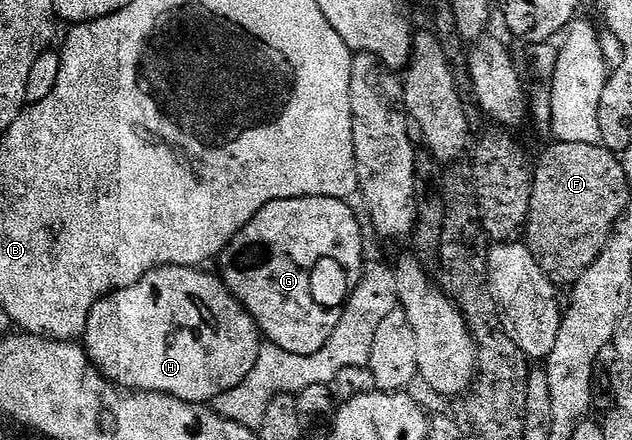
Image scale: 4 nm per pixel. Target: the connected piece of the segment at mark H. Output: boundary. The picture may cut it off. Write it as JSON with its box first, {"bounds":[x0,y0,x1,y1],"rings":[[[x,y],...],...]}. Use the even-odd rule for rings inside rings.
{"bounds":[85,265,261,403],"rings":[[[164,265],[164,266],[162,266],[162,267],[160,267],[160,268],[158,268],[158,269],[151,269],[151,270],[149,270],[149,271],[148,271],[148,273],[147,273],[147,275],[146,275],[146,276],[145,276],[145,277],[143,277],[143,278],[142,278],[142,279],[141,279],[141,280],[140,280],[140,281],[134,281],[134,283],[132,283],[132,285],[130,285],[130,286],[129,286],[129,287],[125,287],[125,288],[124,288],[124,289],[116,289],[116,290],[115,290],[115,292],[113,292],[113,293],[109,293],[109,294],[107,294],[107,296],[106,296],[106,297],[102,297],[102,298],[101,298],[101,299],[100,299],[100,300],[99,300],[99,301],[98,301],[98,303],[97,303],[97,304],[96,304],[96,305],[95,305],[95,306],[94,306],[94,307],[92,307],[92,309],[91,309],[91,313],[90,313],[90,315],[88,315],[88,316],[87,316],[87,331],[86,331],[86,334],[85,334],[85,348],[86,348],[86,351],[87,351],[87,355],[88,355],[88,358],[89,358],[89,360],[90,360],[90,362],[91,362],[91,364],[92,364],[92,366],[94,366],[94,368],[95,368],[95,369],[96,369],[96,370],[98,370],[98,372],[99,372],[99,373],[100,373],[100,374],[102,374],[102,376],[103,376],[103,377],[104,377],[104,378],[106,378],[106,380],[107,380],[107,381],[108,381],[108,382],[110,382],[110,384],[111,384],[111,381],[112,381],[112,383],[113,383],[113,384],[115,384],[115,385],[112,385],[112,386],[115,386],[115,387],[122,387],[122,388],[123,388],[123,389],[124,389],[124,390],[127,390],[127,391],[142,391],[142,392],[145,392],[145,393],[163,393],[163,394],[166,394],[166,395],[167,395],[167,396],[169,396],[169,397],[176,397],[176,399],[178,399],[178,400],[179,400],[179,401],[190,401],[190,402],[192,402],[192,403],[207,403],[207,402],[210,402],[210,400],[209,400],[209,399],[210,399],[210,397],[215,397],[215,396],[217,396],[217,395],[218,395],[218,393],[227,393],[227,392],[229,392],[229,391],[230,391],[230,389],[231,389],[231,392],[232,392],[232,391],[235,391],[235,390],[238,390],[238,387],[239,387],[239,384],[240,384],[240,383],[242,383],[242,381],[244,381],[244,380],[245,380],[245,379],[246,379],[246,377],[247,377],[247,376],[248,376],[248,375],[249,375],[249,371],[253,371],[253,367],[254,367],[254,366],[255,366],[255,360],[256,360],[256,359],[257,359],[257,355],[258,355],[258,354],[259,354],[259,346],[260,346],[260,344],[261,344],[261,334],[260,334],[260,332],[259,332],[259,328],[258,328],[258,327],[256,327],[256,326],[255,326],[255,321],[254,321],[254,320],[253,320],[253,319],[252,319],[252,318],[251,318],[251,316],[249,316],[249,314],[248,314],[248,313],[246,313],[246,311],[244,311],[244,309],[243,309],[243,306],[242,306],[242,305],[240,305],[240,304],[239,304],[239,302],[238,302],[238,301],[237,301],[237,300],[236,300],[236,298],[235,298],[235,297],[234,297],[234,296],[232,296],[232,294],[231,294],[231,292],[229,292],[229,290],[227,290],[227,286],[226,286],[226,285],[224,285],[224,284],[223,284],[223,282],[222,282],[222,280],[220,280],[220,278],[219,278],[219,277],[218,277],[218,276],[216,276],[216,274],[215,274],[215,273],[214,273],[214,272],[212,272],[212,273],[213,273],[213,274],[211,274],[211,273],[202,273],[202,271],[201,271],[201,270],[202,270],[202,268],[199,268],[199,267],[184,267],[184,266],[181,266],[181,265]],[[191,301],[192,301],[192,303],[193,303],[193,304],[195,304],[195,305],[196,305],[196,307],[197,307],[197,308],[199,308],[199,309],[203,309],[203,308],[207,308],[207,309],[215,309],[215,314],[213,314],[213,315],[212,315],[212,317],[211,317],[211,313],[210,313],[210,311],[209,311],[209,310],[207,310],[207,309],[203,309],[203,310],[199,310],[199,309],[191,309]],[[210,317],[211,317],[211,321],[212,321],[212,323],[213,323],[213,324],[215,324],[215,326],[211,326],[211,325],[207,325],[207,326],[205,326],[205,327],[204,327],[204,329],[199,329],[199,328],[201,328],[201,327],[202,327],[202,325],[203,325],[203,321],[207,321],[207,320],[209,320],[209,319],[210,319]]]}

